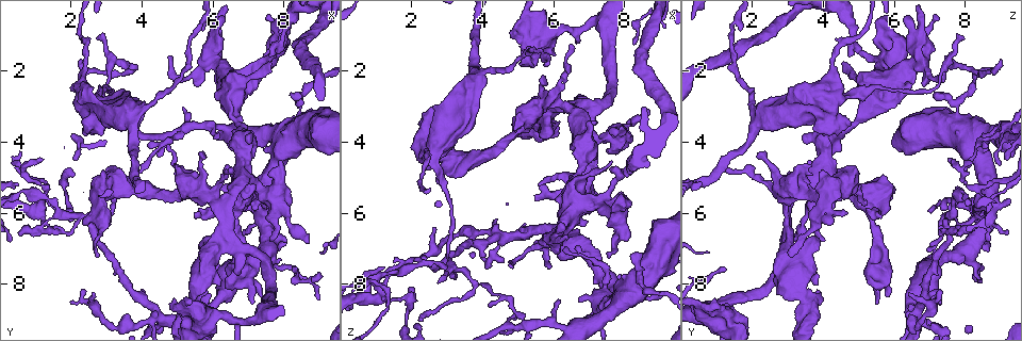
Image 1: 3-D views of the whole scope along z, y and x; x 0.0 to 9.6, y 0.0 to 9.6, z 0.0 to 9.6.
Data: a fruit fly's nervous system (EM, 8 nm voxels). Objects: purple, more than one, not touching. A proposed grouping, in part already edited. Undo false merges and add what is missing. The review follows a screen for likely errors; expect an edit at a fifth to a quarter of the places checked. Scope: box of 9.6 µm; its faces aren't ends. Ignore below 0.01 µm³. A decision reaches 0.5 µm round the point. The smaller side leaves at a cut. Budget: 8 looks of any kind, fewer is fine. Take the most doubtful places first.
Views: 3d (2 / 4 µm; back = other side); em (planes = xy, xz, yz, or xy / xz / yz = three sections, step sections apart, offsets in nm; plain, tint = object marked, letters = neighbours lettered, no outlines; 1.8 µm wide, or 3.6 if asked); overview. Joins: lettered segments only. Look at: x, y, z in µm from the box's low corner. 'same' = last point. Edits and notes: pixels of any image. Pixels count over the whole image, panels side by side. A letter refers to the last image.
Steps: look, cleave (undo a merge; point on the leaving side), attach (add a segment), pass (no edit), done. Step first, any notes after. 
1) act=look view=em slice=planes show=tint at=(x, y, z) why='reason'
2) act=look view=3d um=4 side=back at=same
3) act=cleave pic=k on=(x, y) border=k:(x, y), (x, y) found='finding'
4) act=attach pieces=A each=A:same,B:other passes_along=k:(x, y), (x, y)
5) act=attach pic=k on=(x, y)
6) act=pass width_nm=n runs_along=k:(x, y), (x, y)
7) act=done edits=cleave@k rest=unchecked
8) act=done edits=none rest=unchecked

act=look view=3d um=2 side=back at=(2.60, 6.10, 7.45) why='abrupt turn'

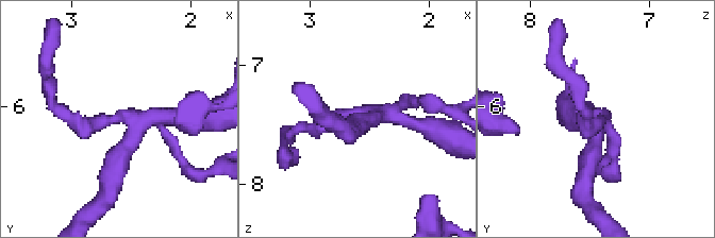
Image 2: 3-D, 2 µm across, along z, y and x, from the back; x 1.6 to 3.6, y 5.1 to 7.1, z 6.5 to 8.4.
act=look view=em um=3.6 slice=planes show=letters at=(2.58, 6.12, 7.42)

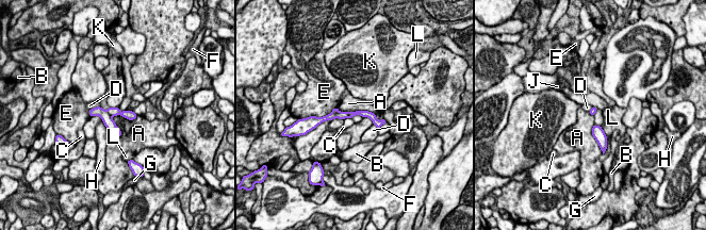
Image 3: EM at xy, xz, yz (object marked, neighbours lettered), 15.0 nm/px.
act=cleave pic=3 on=(112, 111) each=A:other,B:other,C:other,D:other,E:other,F:other,G:other,H:other,J:other,K:other,L:other border=3:(107, 110), (111, 116) found='two neurons meet here'

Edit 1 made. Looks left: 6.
act=look view=3d um=4 side=back at=(8.10, 3.80, 8.30) why='sudden change in width'

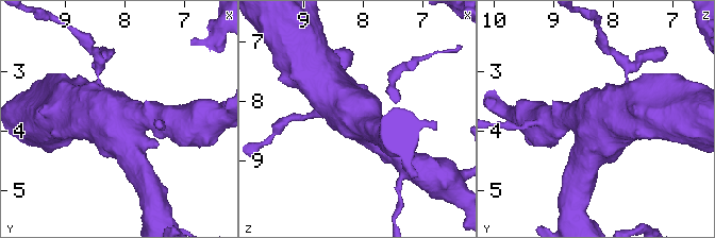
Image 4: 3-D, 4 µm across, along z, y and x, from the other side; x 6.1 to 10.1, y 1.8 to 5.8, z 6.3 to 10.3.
act=look view=em um=3.6 slice=planes show=tint at=(8.00, 3.75, 8.35)

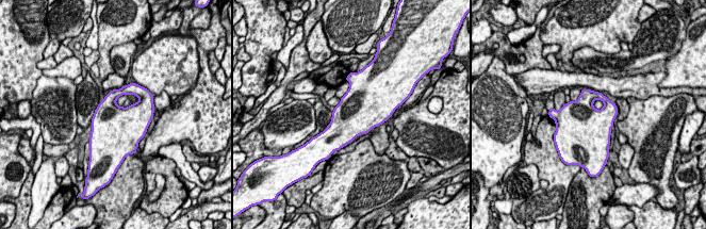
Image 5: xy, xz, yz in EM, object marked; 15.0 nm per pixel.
act=look view=em um=3.6 slice=planes show=letters at=same why='what lies round it'

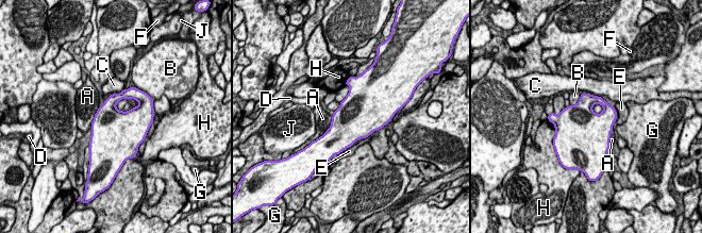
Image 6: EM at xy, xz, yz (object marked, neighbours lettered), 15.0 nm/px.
act=pass each=A:other,B:other,C:other,D:other,E:other,F:other,G:other,H:other,J:other border=6:(581, 94), (578, 101), (570, 105) found='continuous, no second neuron'

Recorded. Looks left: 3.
act=look view=em um=3.6 slice=xy step=16 show=tint at=(6.00, 1.65, 6.75) why='sharp bend'

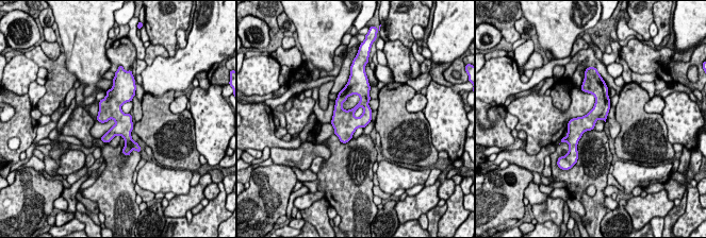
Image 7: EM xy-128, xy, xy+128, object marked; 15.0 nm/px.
act=look view=em um=3.6 slice=planes show=letters at=same

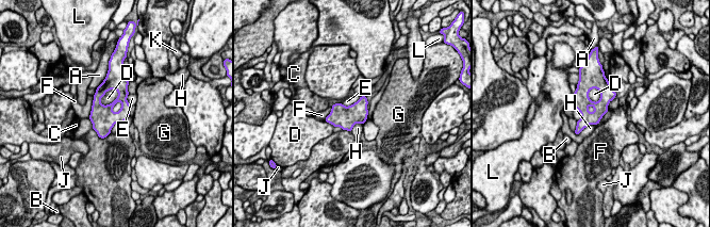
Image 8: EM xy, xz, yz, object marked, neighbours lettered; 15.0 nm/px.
act=pass each=A:other,B:other,C:other,D:other,E:other,F:other,G:other,H:other,J:other,K:other,L:other border=8:(119, 100), (113, 108), (114, 113) found='one neuron here'

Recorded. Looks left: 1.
act=done edits=cleave@3 rest=unchecked

